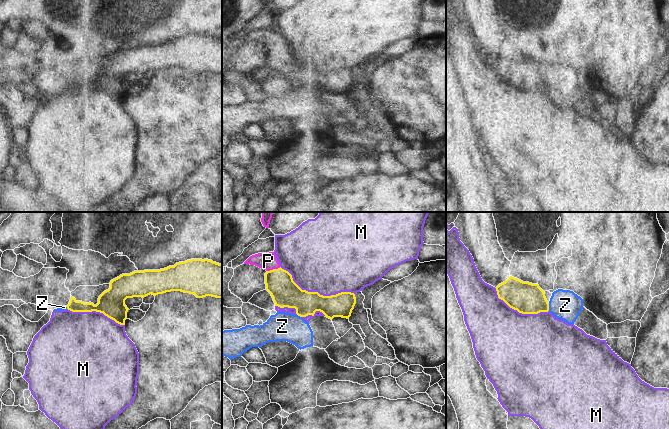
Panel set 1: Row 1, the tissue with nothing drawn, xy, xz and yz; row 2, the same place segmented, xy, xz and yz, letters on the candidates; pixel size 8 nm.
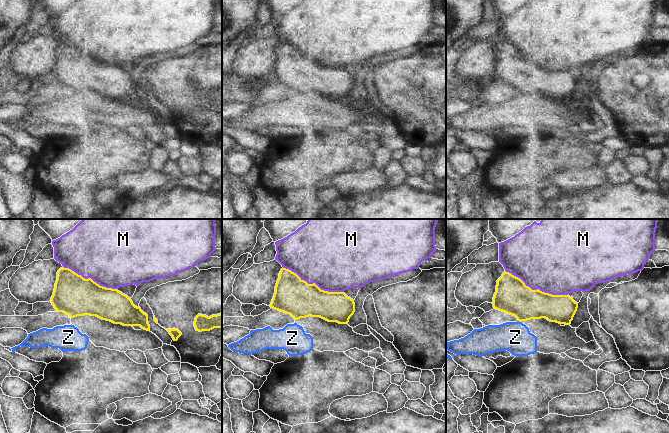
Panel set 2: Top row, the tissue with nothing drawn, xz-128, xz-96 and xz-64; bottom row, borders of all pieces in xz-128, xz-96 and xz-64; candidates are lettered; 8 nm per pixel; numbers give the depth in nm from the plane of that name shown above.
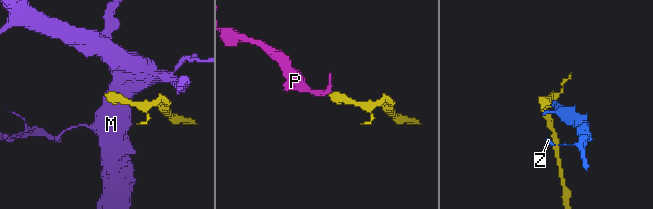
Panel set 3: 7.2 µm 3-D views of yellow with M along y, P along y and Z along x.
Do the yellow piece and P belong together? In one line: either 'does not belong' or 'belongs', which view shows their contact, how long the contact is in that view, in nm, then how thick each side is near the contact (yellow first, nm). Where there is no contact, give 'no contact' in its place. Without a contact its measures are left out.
belongs | xz | 120 nm | 220/140 nm

